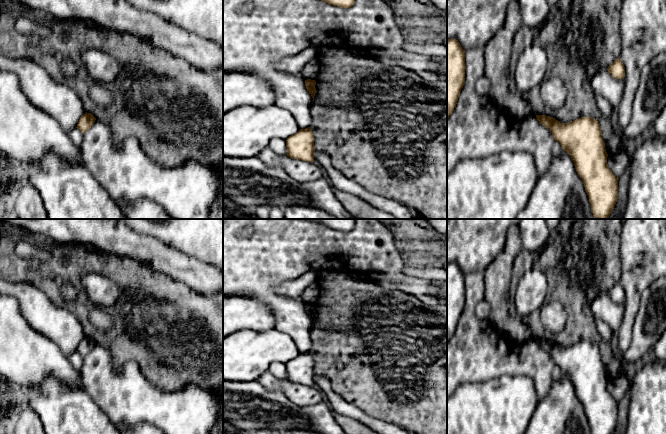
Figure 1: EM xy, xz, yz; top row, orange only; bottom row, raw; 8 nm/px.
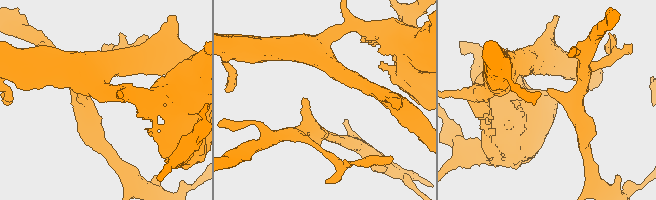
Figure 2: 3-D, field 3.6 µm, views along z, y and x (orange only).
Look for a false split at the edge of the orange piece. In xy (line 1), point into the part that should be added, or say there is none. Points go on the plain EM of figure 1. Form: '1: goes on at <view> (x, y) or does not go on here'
1: does not go on here

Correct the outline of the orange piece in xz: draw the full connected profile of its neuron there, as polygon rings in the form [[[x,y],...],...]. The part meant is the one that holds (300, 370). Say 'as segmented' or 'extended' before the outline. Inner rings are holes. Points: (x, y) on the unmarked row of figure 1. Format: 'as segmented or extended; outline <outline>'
as segmented; outline [[[311,351],[300,353],[286,364],[287,380],[301,385],[314,386],[314,358]]]

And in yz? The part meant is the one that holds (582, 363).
as segmented; outline [[[550,340],[536,341],[572,382],[591,434],[613,434],[618,423],[619,402],[608,391],[608,378],[598,345],[592,341],[581,341],[569,347],[560,347]]]

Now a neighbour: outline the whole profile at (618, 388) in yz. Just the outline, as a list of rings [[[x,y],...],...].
[[[620,376],[617,379],[607,381],[607,388],[612,397],[620,402],[621,399],[627,394],[629,389],[629,379],[627,376]]]

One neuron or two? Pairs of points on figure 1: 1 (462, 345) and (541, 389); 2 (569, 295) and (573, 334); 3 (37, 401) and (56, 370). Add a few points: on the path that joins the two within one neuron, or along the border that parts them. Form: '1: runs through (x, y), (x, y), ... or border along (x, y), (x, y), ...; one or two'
1: runs through (484, 357), (506, 358), (517, 365), (527, 367); one
2: runs through (573, 305), (573, 324); one
3: border along (74, 385), (62, 385), (48, 377), (32, 389); two

